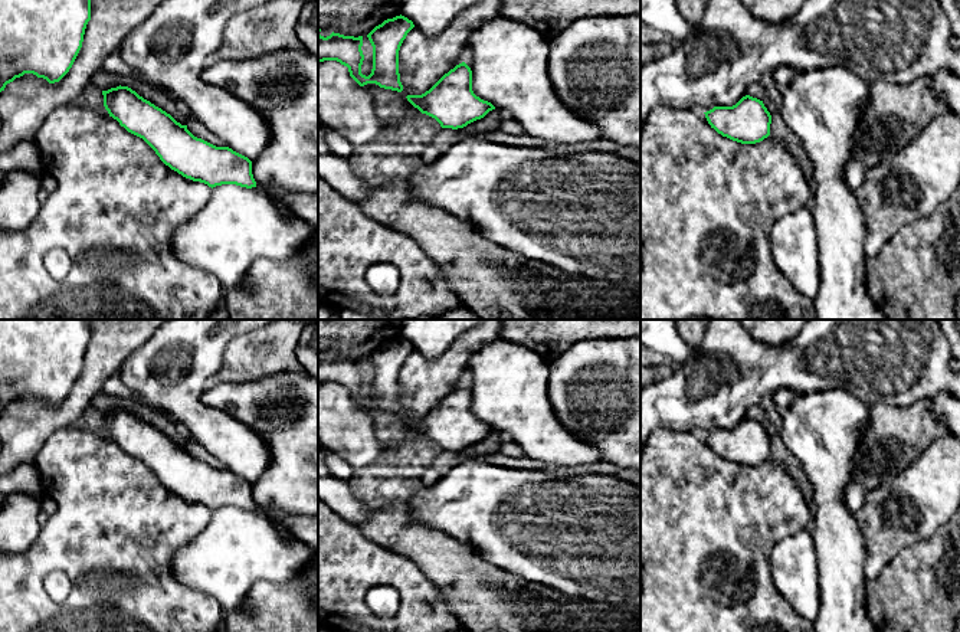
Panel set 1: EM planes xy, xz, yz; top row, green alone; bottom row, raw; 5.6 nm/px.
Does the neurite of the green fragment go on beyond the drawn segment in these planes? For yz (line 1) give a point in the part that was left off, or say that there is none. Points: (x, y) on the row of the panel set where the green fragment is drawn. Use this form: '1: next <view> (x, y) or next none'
1: next none

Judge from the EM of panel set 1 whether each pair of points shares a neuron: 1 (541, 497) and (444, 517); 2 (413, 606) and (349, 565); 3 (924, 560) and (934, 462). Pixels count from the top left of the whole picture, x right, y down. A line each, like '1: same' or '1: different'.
1: same
2: same
3: different

